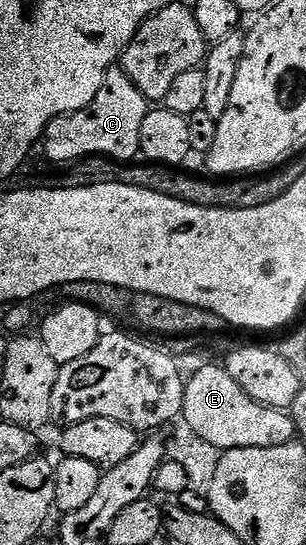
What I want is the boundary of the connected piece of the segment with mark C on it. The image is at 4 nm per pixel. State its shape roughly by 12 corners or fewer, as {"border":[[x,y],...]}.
{"border":[[120,66],[46,128],[55,165],[133,161],[148,101]]}

